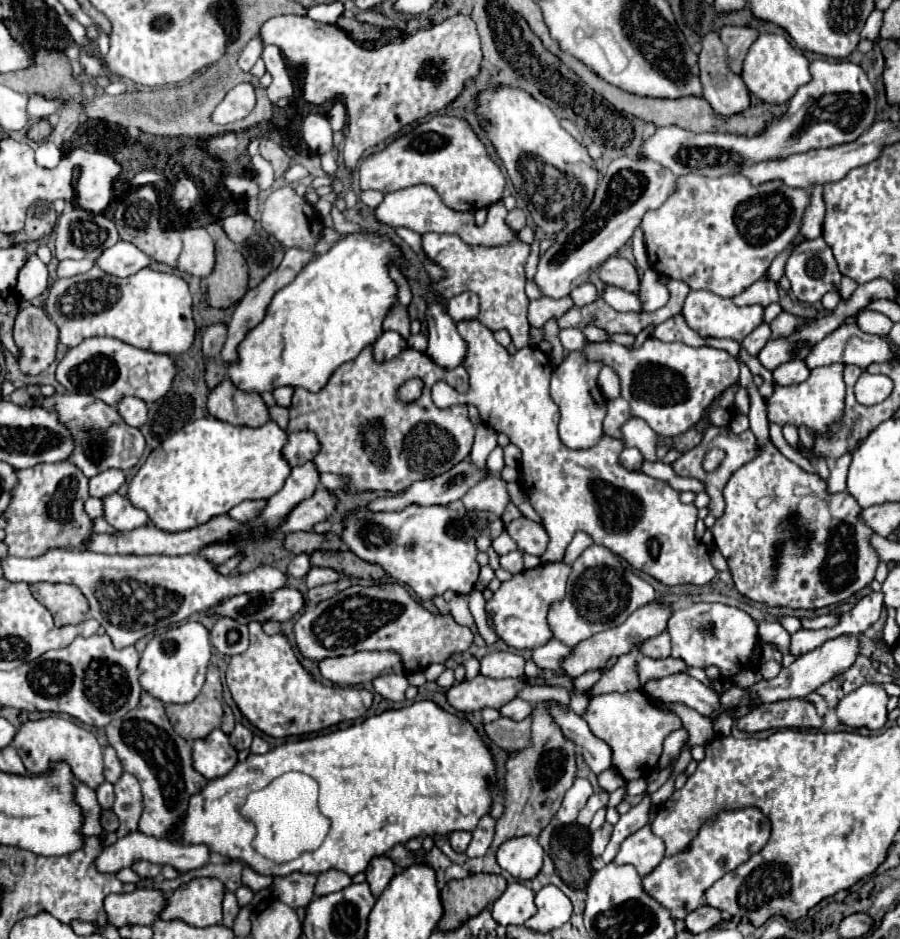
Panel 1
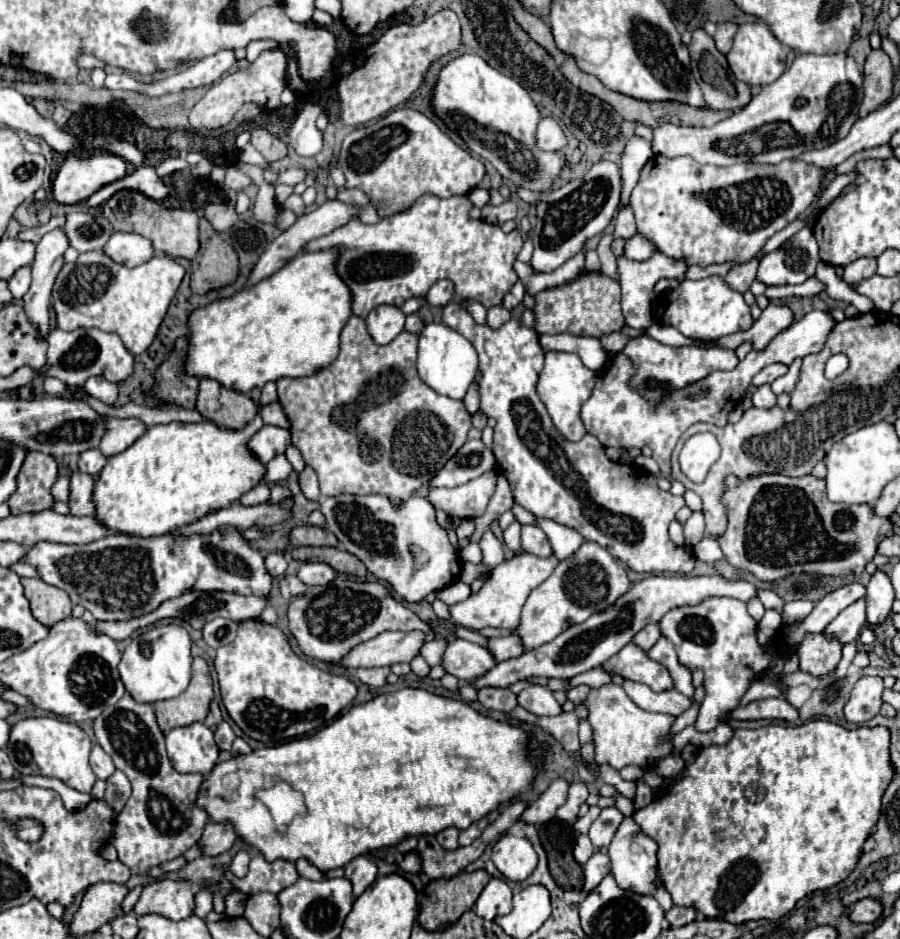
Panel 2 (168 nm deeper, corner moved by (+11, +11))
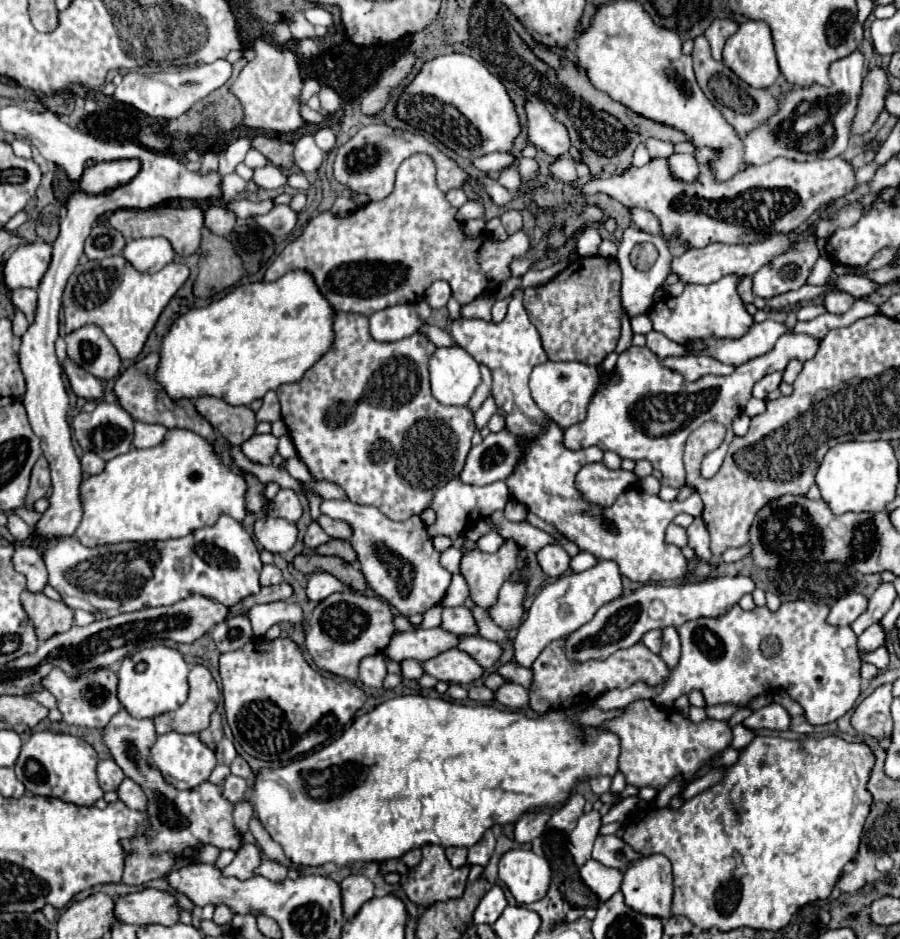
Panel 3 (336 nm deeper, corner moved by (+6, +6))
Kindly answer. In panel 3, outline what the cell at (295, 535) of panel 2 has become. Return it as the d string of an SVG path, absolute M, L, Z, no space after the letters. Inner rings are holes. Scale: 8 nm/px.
M329 540L327 544L321 544L315 548L317 554L329 554L329 556L339 556L341 560L345 562L355 562L357 560L357 554L353 552L351 544L347 540Z

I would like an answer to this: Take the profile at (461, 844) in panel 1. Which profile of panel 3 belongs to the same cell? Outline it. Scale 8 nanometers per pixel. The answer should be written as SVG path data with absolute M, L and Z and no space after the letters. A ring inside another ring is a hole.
M449 846L449 848L445 848L445 854L447 854L451 866L455 866L455 868L467 864L467 848L463 848L463 846Z

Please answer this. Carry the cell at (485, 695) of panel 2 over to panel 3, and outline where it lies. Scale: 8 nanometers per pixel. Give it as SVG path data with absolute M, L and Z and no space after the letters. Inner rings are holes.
M473 686L473 688L469 688L469 698L475 700L475 702L481 702L481 704L495 700L493 690L489 690L487 686Z

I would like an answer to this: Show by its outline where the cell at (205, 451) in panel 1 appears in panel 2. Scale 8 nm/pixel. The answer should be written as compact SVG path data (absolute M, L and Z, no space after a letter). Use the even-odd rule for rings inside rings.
M260 415L240 431L222 429L212 421L152 425L132 447L108 457L108 463L100 471L92 491L94 517L112 531L136 537L160 537L190 525L208 513L230 507L264 477L264 465L246 447L248 439L260 431L262 425Z

